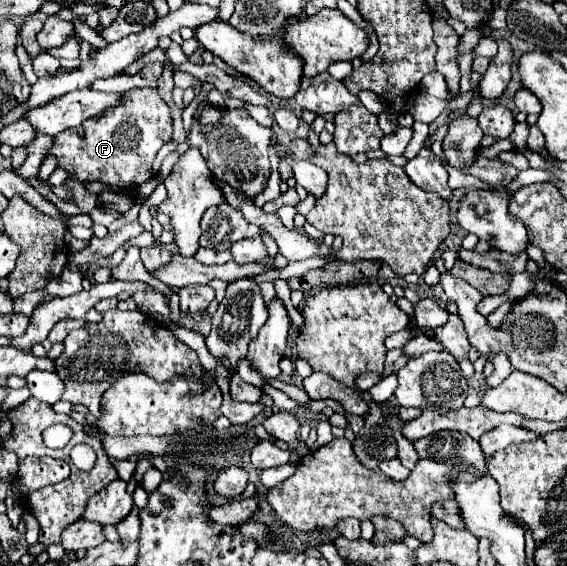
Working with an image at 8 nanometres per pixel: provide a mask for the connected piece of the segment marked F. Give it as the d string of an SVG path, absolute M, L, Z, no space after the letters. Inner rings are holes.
M133 88L125 104L101 114L101 118L89 118L81 130L65 130L55 136L55 146L51 154L57 156L59 166L71 174L71 182L65 184L73 192L71 202L75 202L83 212L97 206L99 194L85 190L89 182L101 180L107 186L137 186L151 178L151 164L157 150L171 140L171 114L167 104L161 100L155 88Z

